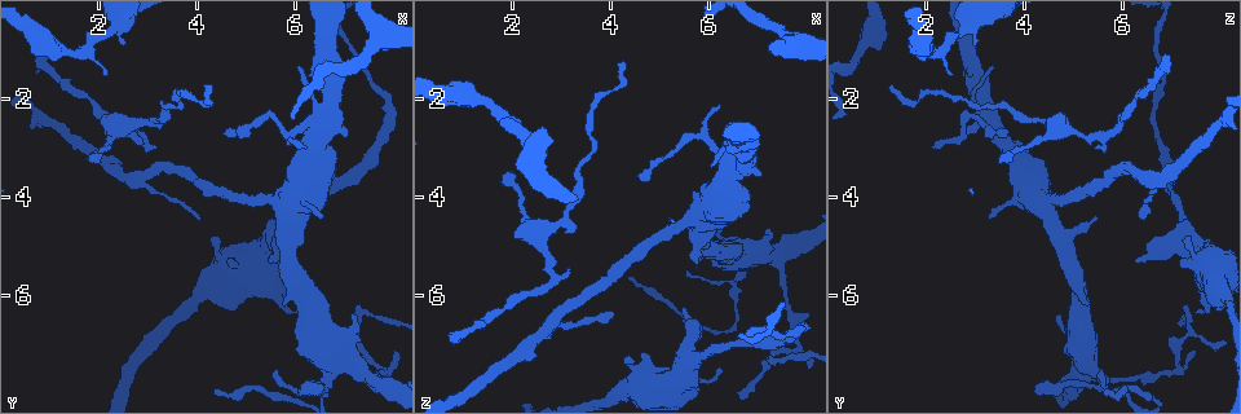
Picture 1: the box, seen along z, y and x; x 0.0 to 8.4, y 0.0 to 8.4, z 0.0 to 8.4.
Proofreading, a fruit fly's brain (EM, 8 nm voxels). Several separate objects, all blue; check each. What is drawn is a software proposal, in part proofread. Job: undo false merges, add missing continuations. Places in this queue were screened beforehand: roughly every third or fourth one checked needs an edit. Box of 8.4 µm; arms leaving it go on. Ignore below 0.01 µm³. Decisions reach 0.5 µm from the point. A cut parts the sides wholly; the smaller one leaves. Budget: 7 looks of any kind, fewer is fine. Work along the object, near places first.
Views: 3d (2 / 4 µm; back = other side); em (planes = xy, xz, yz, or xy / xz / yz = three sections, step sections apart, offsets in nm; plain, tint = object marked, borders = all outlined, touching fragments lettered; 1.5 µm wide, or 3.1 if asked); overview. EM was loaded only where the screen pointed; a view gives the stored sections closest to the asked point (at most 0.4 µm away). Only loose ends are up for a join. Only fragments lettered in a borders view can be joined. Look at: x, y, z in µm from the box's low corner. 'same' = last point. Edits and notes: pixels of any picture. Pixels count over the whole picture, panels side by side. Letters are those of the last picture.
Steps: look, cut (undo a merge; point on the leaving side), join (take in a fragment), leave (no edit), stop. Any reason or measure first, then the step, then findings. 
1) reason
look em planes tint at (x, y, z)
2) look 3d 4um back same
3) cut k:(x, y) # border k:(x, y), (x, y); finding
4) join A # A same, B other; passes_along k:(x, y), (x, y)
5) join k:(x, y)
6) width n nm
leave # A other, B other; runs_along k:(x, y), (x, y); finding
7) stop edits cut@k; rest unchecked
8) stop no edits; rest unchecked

branch stops here
look 3d 4um at (5.70, 4.45, 5.40)

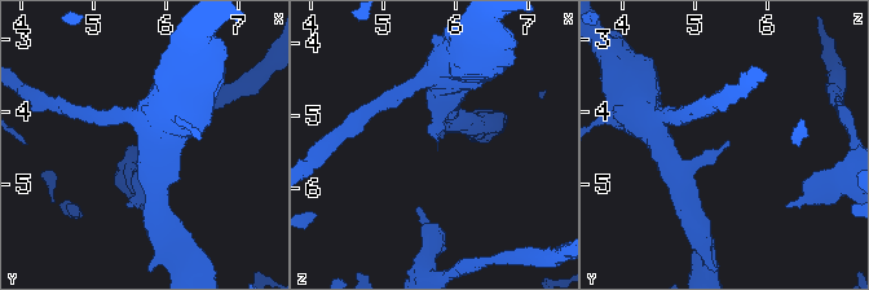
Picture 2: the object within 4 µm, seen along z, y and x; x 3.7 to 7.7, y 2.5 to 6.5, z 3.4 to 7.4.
look em planes borders at (5.75, 4.35, 5.45)

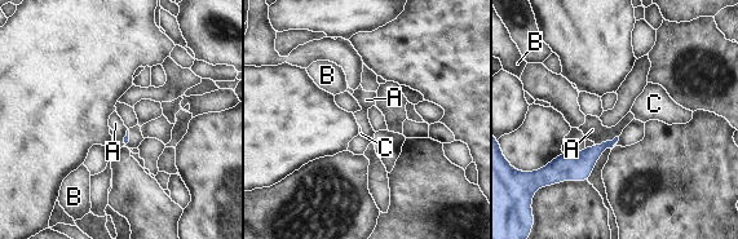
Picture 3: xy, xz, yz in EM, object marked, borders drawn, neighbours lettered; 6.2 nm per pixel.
longest_contact A 160 nm
leave # A other, B other, C other; no lettered fragment goes on from it

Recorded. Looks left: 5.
sharp bend
look 3d 4um at (5.95, 2.65, 2.95)

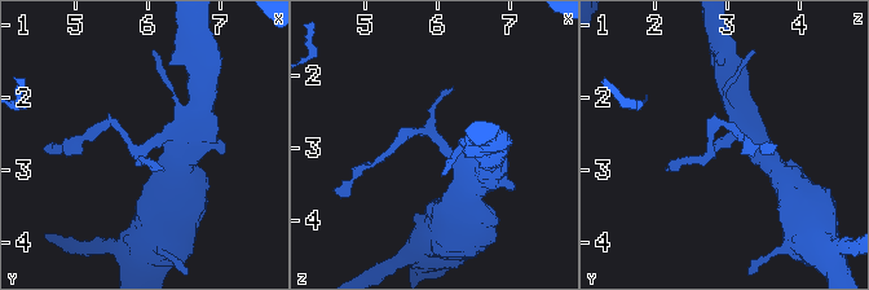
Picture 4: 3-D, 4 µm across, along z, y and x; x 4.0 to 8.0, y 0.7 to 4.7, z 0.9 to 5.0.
need the tissue
look em yz step 4 borders at (6.05, 2.65, 2.90)

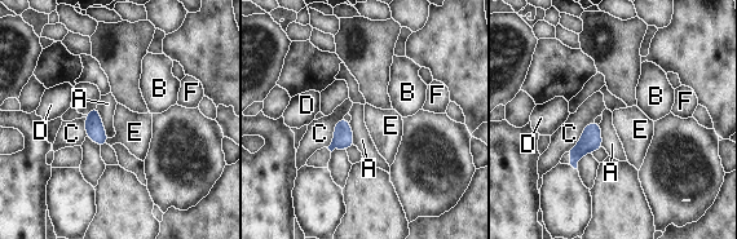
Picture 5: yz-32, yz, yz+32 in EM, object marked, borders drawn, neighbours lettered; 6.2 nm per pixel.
longest_contact C 280 nm
leave # A other, B other, C other, D other, E other, F other; continuous, no second neuron

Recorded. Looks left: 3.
free end
look em planes borders at (6.20, 6.40, 7.45)

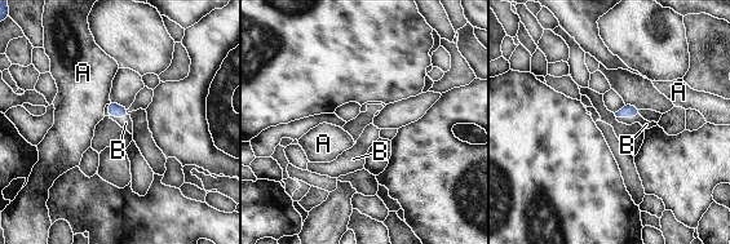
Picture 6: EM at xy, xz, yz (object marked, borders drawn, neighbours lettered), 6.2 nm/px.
join B # A other, B same; passes_along 6:(627, 110), (628, 116), (646, 124); the neuron continues

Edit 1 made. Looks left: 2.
stop edits join@6; rest unchecked

